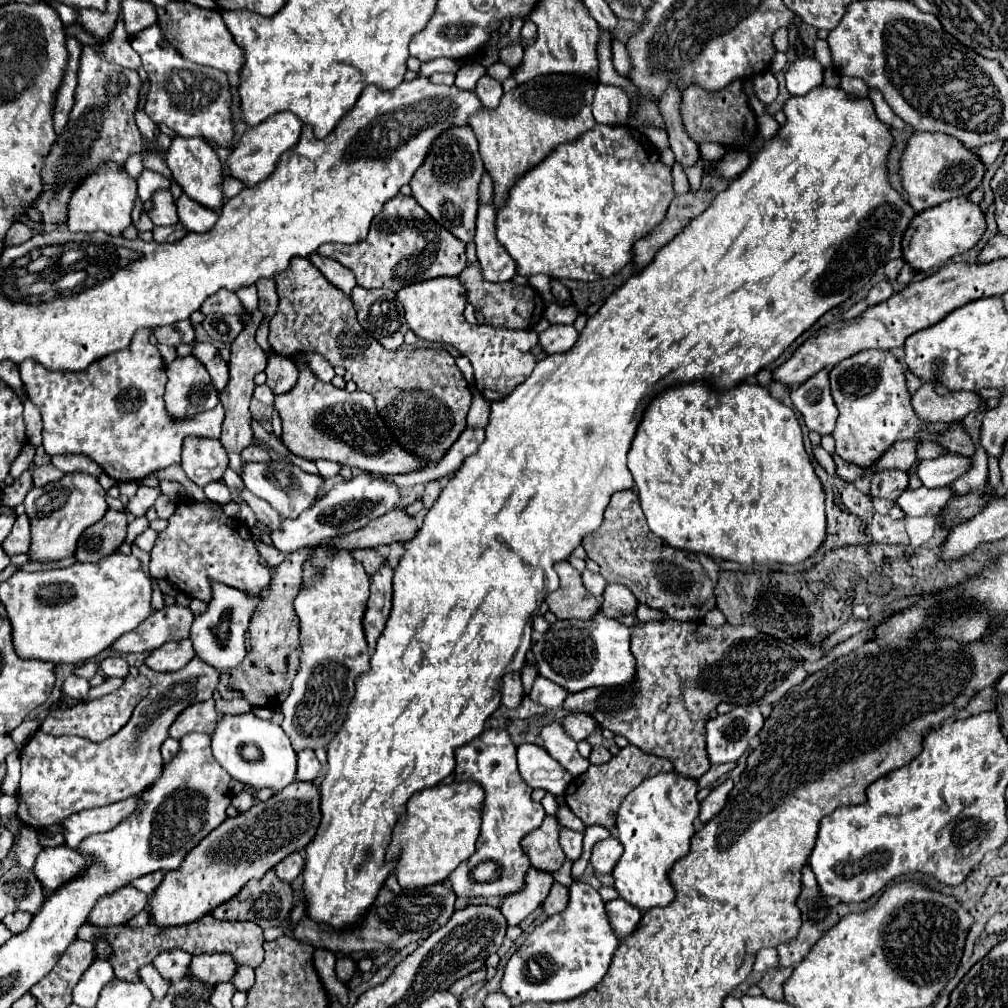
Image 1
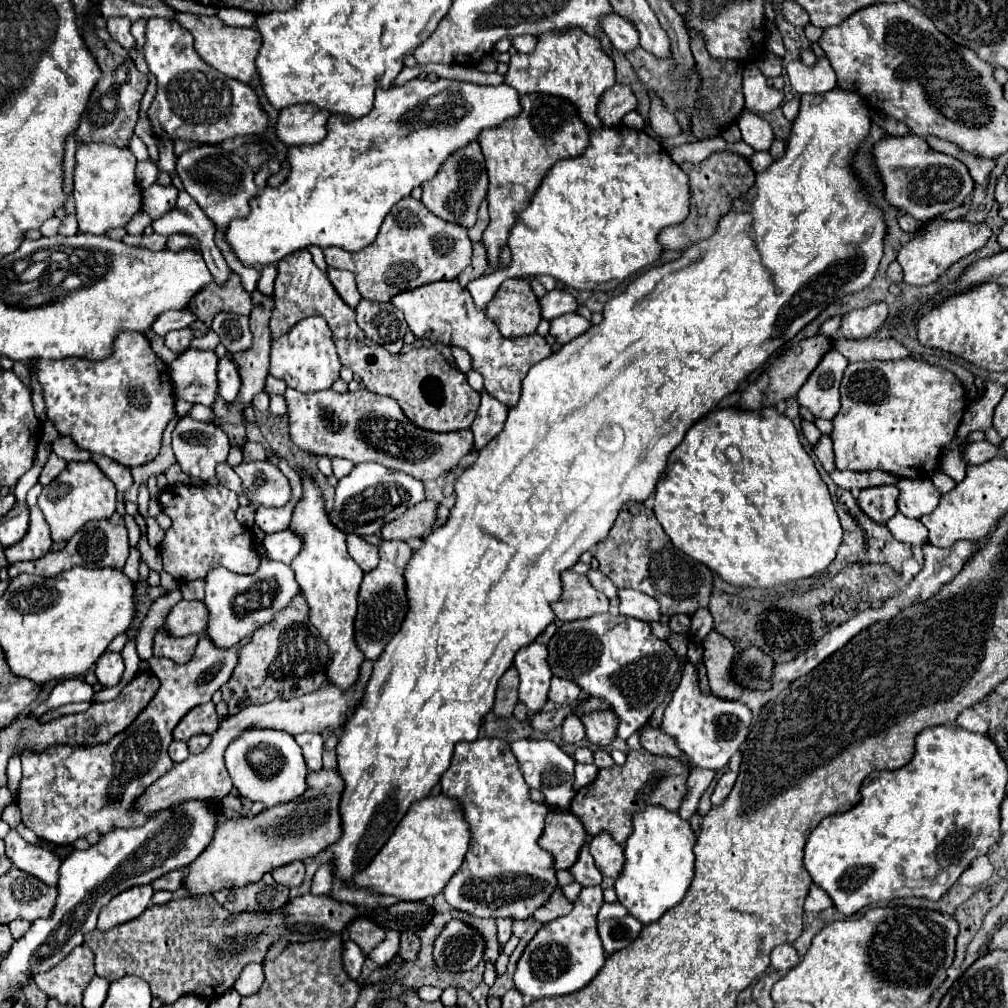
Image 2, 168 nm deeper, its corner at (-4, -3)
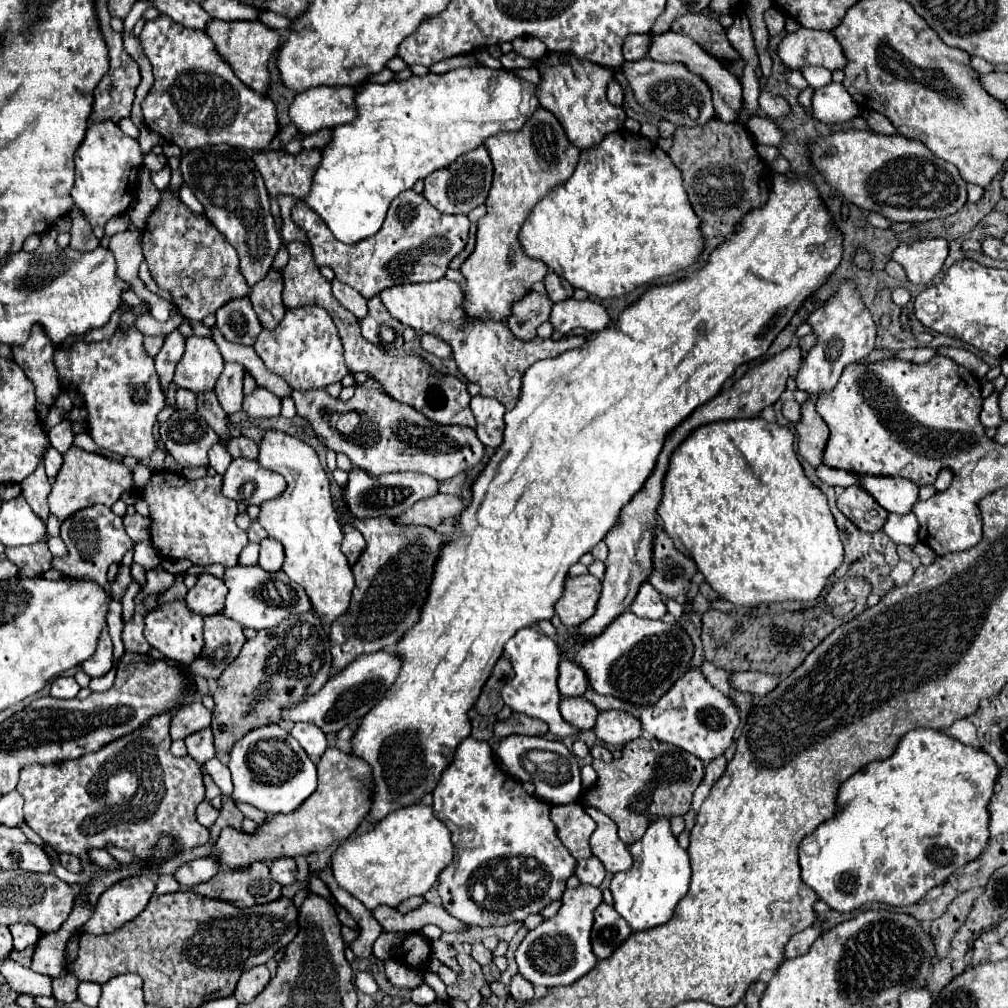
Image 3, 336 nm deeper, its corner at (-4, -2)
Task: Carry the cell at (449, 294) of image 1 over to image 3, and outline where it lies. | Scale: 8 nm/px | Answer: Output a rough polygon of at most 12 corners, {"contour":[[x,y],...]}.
{"contour":[[440,279],[380,293],[402,325],[452,345],[460,373],[506,411],[526,369],[572,339],[520,341],[506,323],[466,321]]}

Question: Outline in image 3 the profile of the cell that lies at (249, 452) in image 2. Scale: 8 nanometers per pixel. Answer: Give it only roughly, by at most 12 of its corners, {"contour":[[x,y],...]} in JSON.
{"contour":[[228,437],[232,457],[258,457],[258,445],[250,437]]}

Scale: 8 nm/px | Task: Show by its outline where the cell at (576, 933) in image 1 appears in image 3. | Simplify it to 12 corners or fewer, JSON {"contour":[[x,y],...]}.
{"contour":[[598,887],[566,889],[556,917],[516,949],[520,975],[570,985],[598,961]]}

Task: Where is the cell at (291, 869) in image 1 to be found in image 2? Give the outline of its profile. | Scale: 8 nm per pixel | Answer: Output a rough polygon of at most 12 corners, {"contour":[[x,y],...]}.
{"contour":[[290,862],[272,872],[286,888],[304,880],[304,862]]}

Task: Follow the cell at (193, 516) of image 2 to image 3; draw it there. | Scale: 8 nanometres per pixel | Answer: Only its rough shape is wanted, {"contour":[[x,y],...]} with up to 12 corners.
{"contour":[[222,477],[140,489],[158,551],[234,567],[248,535]]}

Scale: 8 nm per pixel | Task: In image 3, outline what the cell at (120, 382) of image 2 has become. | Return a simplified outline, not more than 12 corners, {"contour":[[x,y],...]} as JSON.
{"contour":[[144,335],[56,351],[88,435],[150,459],[164,395]]}

